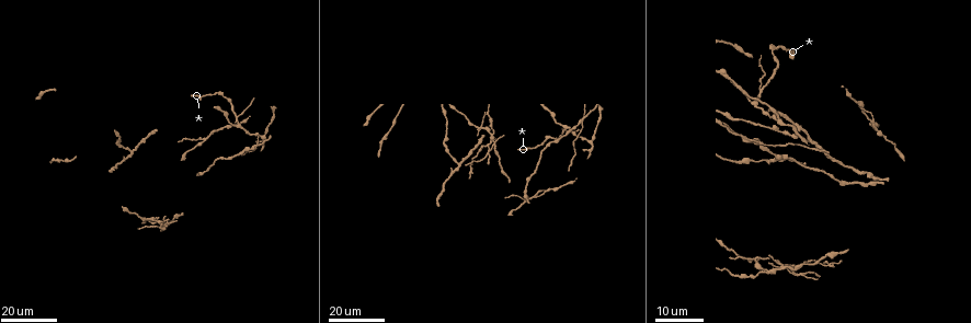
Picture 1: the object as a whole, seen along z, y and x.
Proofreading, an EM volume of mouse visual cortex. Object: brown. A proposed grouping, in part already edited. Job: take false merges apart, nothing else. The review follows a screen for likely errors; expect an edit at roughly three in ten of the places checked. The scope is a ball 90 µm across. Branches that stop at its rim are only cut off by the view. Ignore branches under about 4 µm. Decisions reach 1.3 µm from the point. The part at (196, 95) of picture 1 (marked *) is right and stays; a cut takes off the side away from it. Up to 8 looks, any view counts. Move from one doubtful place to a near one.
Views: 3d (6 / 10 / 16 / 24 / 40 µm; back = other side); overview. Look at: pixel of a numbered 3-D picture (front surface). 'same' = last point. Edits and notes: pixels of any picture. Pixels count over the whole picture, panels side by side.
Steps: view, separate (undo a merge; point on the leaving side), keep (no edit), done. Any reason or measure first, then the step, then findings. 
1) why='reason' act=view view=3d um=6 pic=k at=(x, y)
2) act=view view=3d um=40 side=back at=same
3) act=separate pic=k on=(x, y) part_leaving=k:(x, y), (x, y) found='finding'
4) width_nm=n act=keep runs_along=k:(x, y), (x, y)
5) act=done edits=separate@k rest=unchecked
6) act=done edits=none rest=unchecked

act=view view=3d um=24 pic=1 at=(129, 150)

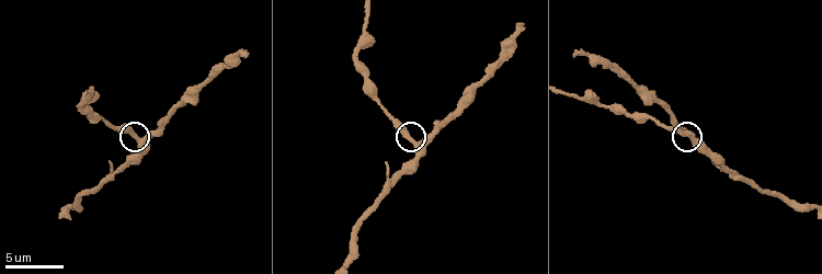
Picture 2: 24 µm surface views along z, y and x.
act=view view=3d um=10 pic=2 at=(137, 140)

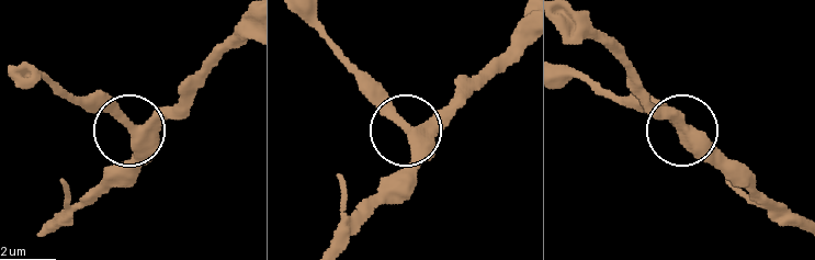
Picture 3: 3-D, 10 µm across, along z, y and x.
act=keep found='one cell here'

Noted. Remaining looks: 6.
why='three-way junction' act=view view=3d um=24 pic=1 at=(757, 259)

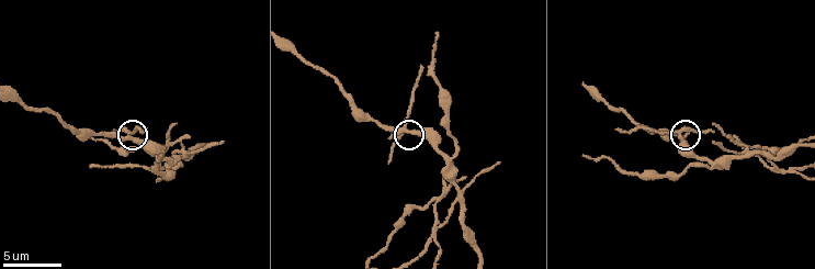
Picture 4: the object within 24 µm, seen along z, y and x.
act=view view=3d um=10 pic=4 at=(403, 129)

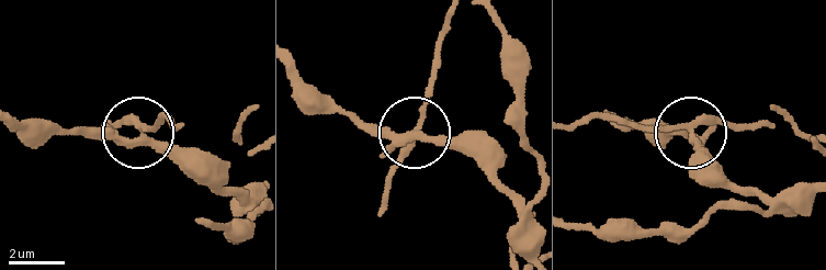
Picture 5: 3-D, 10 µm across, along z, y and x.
side_arm_um=6 act=separate pic=5 on=(116, 120) part_leaving=5:(692, 133), (602, 119), (574, 123) found='a second cell is stuck on'

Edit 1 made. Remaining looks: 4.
act=view view=3d um=10 pic=4 at=(456, 198)

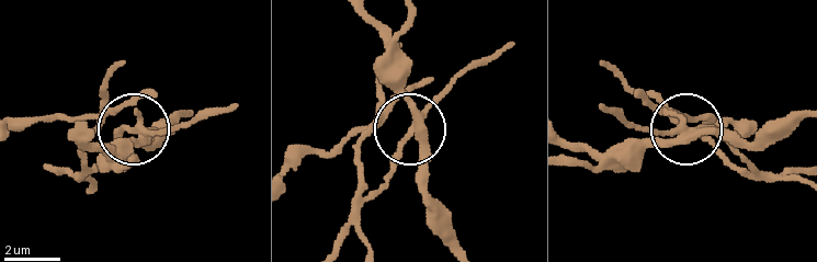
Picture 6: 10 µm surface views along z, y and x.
act=view view=3d um=10 side=back pic=6 at=(136, 129)

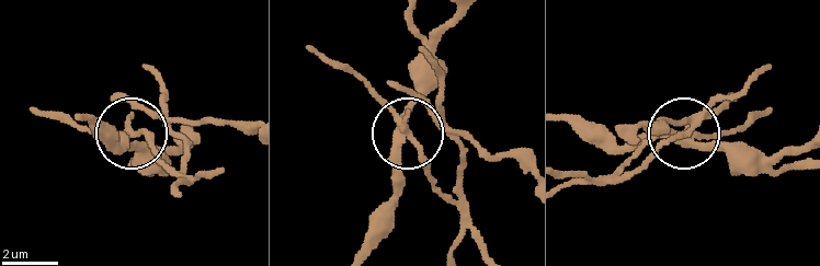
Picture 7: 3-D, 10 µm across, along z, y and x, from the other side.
width_nm=280 act=separate pic=7 on=(170, 132) found='a second cell is stuck on'

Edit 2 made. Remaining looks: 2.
act=done edits=separate@5,separate@7 rest=unchecked

